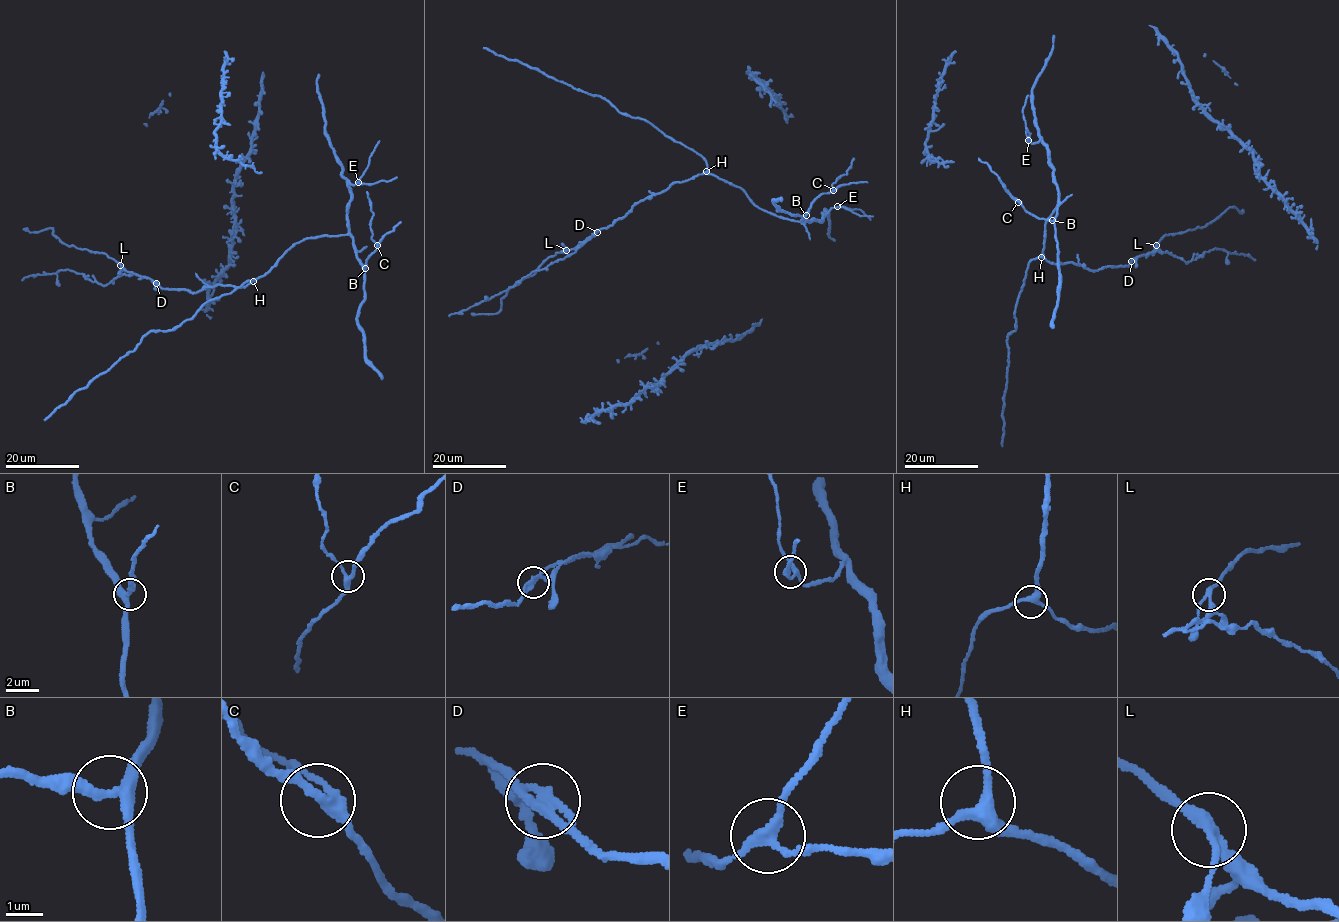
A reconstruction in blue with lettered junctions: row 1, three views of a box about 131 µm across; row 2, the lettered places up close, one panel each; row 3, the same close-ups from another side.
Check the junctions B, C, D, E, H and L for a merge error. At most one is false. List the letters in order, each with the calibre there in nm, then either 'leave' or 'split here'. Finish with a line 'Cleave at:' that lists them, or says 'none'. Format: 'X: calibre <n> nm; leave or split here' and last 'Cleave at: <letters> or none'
B: calibre 280 nm; leave
C: calibre 280 nm; leave
D: calibre 240 nm; split here
E: calibre 240 nm; leave
H: calibre 280 nm; leave
L: calibre 240 nm; leave
Cleave at: D

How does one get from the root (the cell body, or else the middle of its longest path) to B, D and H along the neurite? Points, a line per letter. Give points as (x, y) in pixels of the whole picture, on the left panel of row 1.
B: (335, 235), (351, 236), (357, 260), (365, 268)
D: (335, 235), (303, 239), (246, 286), (219, 284), (192, 293), (161, 289), (156, 283)
H: (335, 235), (303, 239), (253, 281)

